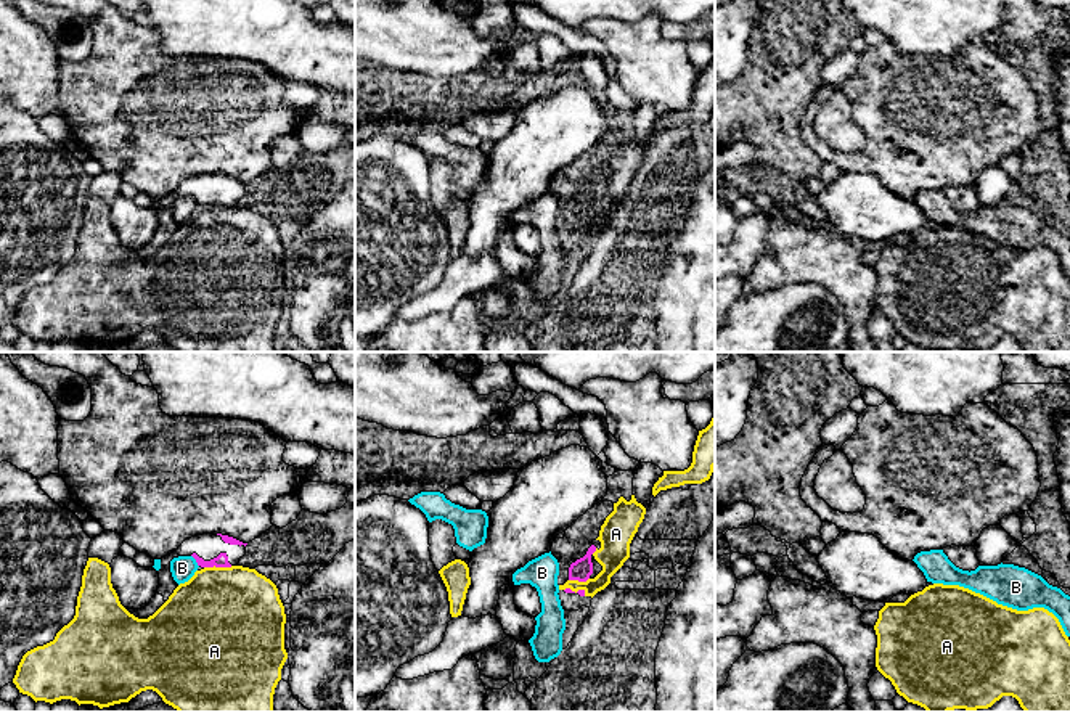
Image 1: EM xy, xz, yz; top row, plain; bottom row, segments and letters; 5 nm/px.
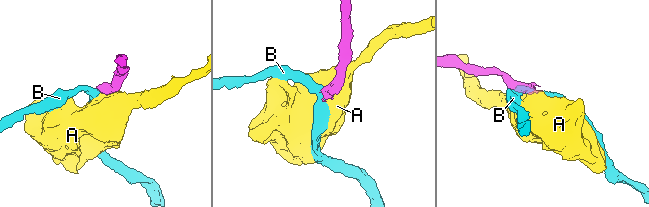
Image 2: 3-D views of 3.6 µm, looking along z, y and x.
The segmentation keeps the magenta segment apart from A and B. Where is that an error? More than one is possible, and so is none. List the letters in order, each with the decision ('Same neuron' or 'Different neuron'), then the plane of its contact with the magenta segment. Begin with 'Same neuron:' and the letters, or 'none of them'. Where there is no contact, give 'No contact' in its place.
Same neuron: none of them
A: Different neuron. Touches magenta in xy
B: Different neuron. Touches magenta in xy

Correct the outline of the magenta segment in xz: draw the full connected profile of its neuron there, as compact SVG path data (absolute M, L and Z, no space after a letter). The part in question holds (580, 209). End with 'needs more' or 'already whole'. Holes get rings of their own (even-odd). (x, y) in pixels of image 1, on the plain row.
M593 180L593 185L588 188L586 194L569 207L569 220L586 222L588 219L594 219L602 206L594 199L593 193L601 188L599 180Z; needs more

